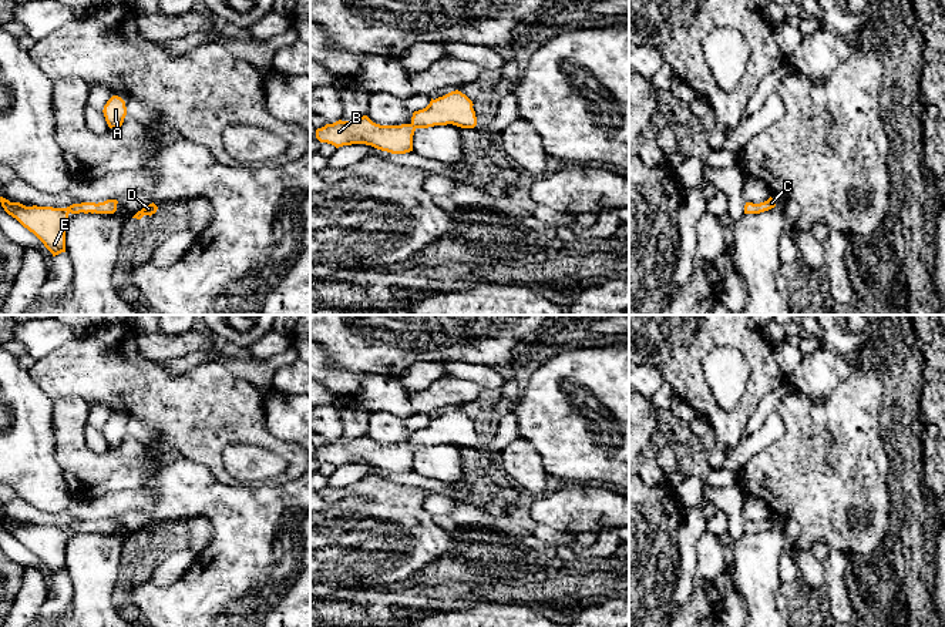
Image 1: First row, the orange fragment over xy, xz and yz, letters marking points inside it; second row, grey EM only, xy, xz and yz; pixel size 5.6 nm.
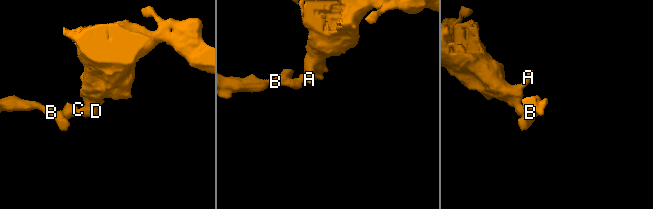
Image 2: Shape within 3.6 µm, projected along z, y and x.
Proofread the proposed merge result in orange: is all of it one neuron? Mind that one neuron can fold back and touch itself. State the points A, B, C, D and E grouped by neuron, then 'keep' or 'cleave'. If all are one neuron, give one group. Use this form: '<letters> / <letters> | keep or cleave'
A B C D E | keep

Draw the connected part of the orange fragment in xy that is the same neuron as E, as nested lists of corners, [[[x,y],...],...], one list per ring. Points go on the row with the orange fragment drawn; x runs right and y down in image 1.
[[[0,197],[4,211],[16,218],[24,228],[33,232],[53,256],[65,252],[65,225],[68,214],[114,214],[117,211],[117,200],[104,202],[81,202],[67,208],[53,207],[26,207],[20,202],[10,202]]]

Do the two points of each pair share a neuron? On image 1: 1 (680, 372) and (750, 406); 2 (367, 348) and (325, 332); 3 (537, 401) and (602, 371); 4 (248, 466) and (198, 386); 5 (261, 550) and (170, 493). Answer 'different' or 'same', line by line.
1: same
2: same
3: same
4: different
5: same

